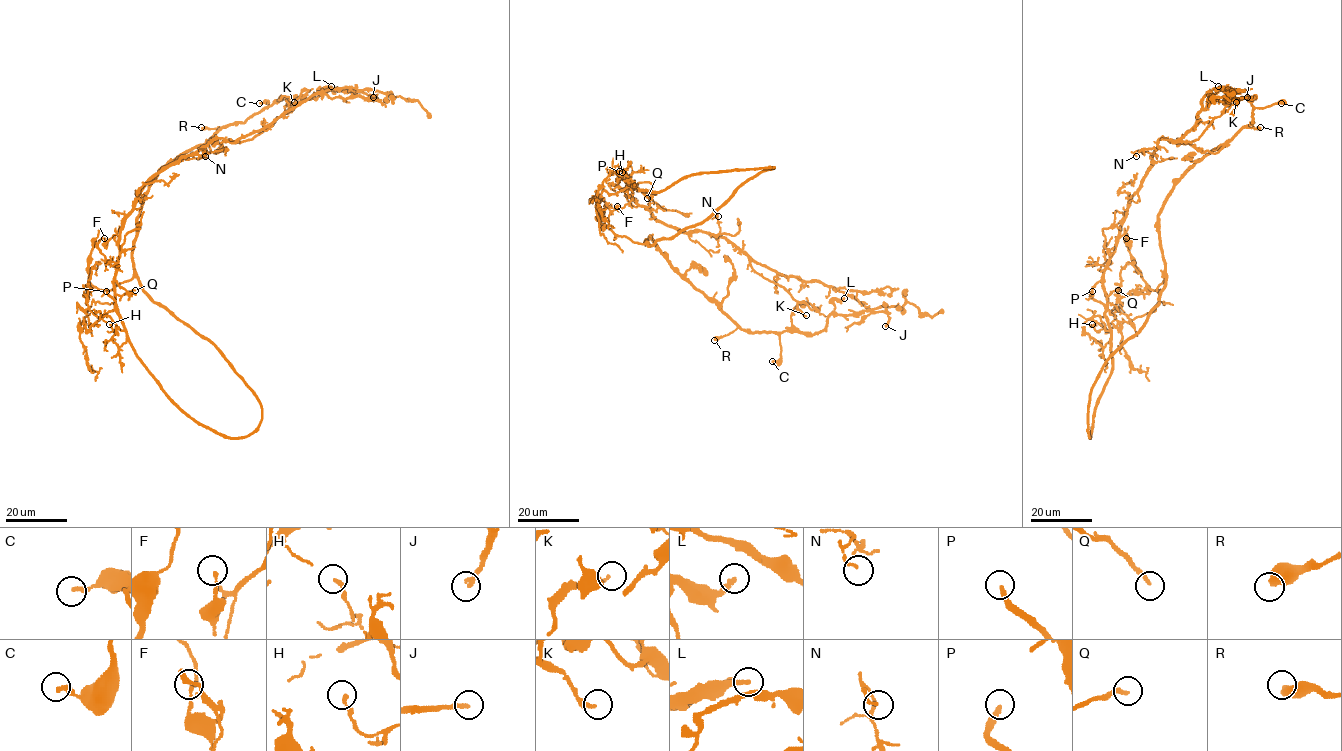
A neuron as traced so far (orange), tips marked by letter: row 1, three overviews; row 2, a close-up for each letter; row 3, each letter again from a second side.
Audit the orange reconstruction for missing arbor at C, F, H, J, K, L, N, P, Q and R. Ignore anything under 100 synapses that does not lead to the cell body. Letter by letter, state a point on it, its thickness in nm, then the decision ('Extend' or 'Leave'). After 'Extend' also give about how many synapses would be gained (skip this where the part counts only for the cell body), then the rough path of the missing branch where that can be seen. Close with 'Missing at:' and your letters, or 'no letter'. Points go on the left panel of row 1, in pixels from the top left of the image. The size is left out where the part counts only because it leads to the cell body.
C: Place: (259, 103). Thickness 260 nm. Leave
F: Place: (104, 238). Thickness 150 nm. Leave
H: Place: (109, 324). Thickness 180 nm. Leave
J: Place: (373, 97). Thickness 200 nm. Leave
K: Place: (294, 102). Thickness 190 nm. Leave
L: Place: (331, 86). Thickness 170 nm. Leave
N: Place: (205, 156). Thickness 130 nm. Leave
P: Place: (106, 291). Thickness 260 nm. Extend. Course of what is missing: (106, 291), (84, 271), (87, 227), (82, 222), (60, 227)
Q: Place: (135, 290). Thickness 200 nm. Leave
R: Place: (201, 127). Thickness 500 nm. Leave
Missing at: P

